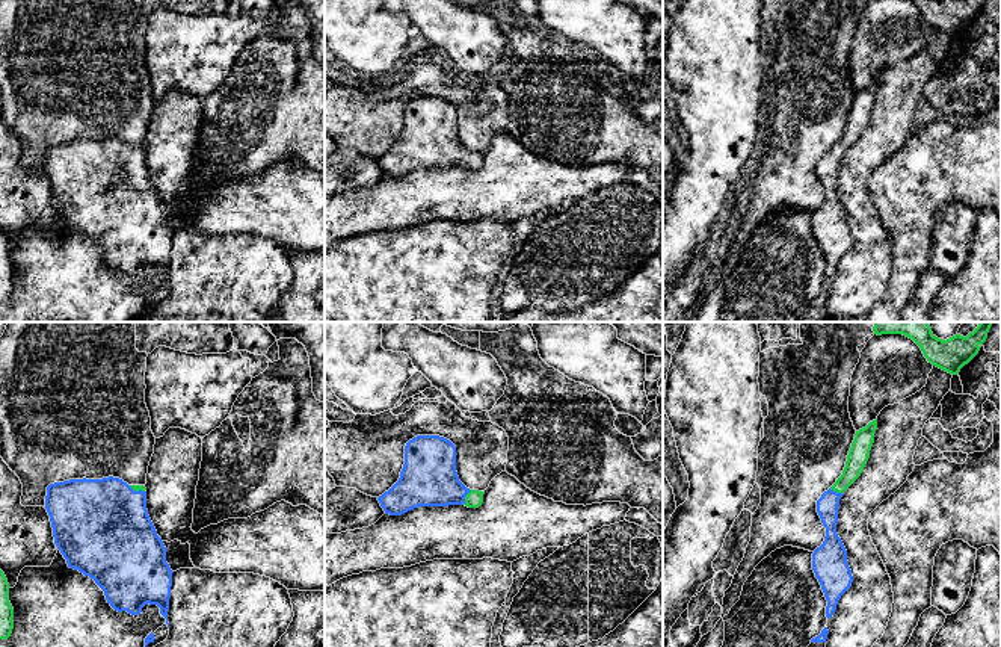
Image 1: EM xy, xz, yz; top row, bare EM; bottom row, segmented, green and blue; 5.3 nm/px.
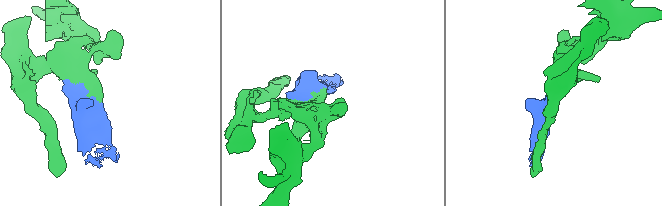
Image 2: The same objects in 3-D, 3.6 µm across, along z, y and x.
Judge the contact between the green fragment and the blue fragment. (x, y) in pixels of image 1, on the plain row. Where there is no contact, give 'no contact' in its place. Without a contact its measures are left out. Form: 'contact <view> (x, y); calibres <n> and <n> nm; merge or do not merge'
contact xz (465, 159); calibres 90 and 300 nm; merge

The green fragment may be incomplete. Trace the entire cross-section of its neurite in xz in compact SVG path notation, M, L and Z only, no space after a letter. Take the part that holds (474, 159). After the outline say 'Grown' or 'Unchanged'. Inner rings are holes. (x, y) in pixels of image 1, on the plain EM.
M417 97L405 107L399 142L377 159L385 175L402 177L418 168L479 169L483 153L467 150L456 133L456 107L439 97Z. Grown

